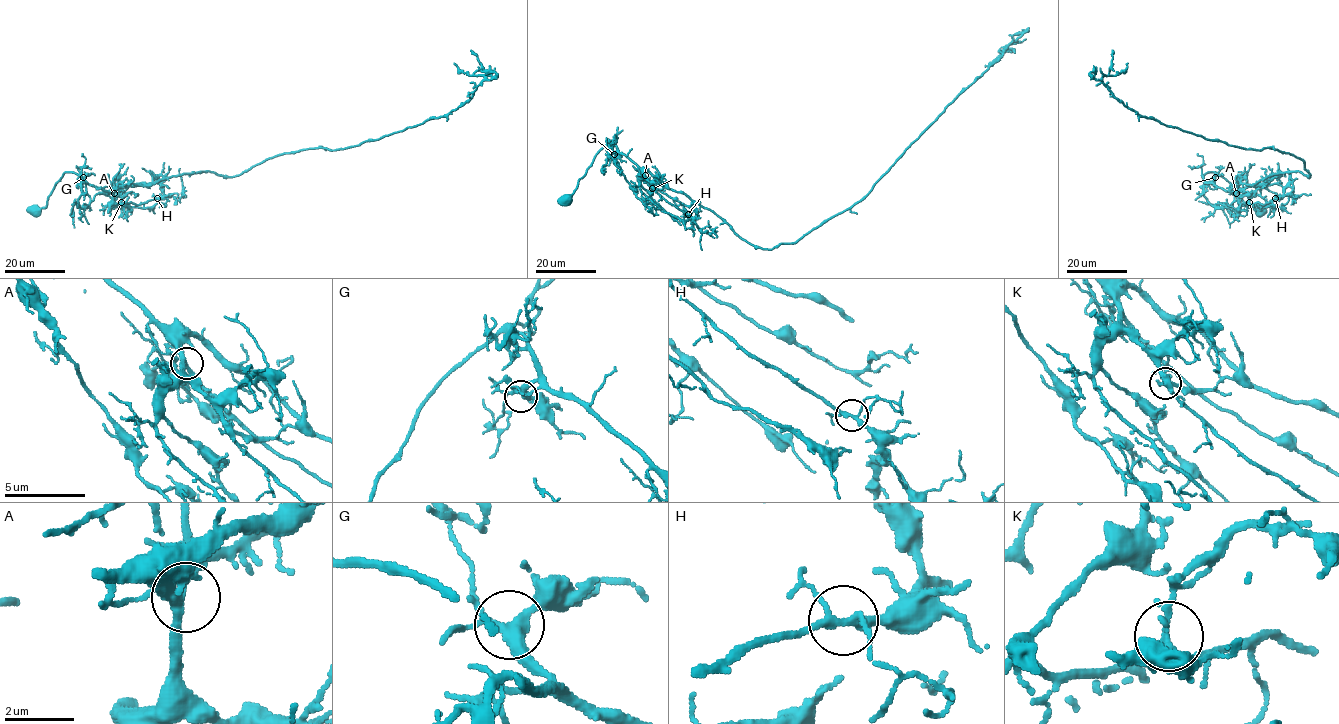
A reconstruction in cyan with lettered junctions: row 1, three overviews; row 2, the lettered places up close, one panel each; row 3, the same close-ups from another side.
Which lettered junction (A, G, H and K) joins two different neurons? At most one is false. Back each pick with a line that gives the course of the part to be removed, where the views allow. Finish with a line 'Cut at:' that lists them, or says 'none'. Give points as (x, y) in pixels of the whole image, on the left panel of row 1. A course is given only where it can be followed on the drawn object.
Cut at: none

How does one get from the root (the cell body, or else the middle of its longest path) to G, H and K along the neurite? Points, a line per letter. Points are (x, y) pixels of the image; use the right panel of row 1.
G: (1259, 211), (1247, 207), (1238, 190), (1216, 173), (1207, 172), (1203, 181), (1211, 182), (1215, 177)
H: (1259, 211), (1247, 207), (1216, 173), (1203, 175), (1204, 182), (1231, 191), (1242, 204), (1264, 204), (1275, 198)
K: (1259, 211), (1247, 207), (1238, 190), (1216, 173), (1203, 175), (1204, 182), (1231, 191), (1242, 204), (1249, 202)

